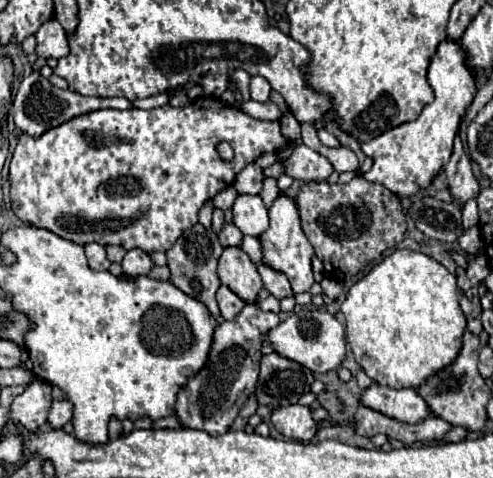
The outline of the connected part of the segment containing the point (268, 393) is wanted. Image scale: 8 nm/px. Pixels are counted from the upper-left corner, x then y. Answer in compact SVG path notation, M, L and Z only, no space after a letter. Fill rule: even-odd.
M272 352L262 358L260 380L256 384L258 404L278 408L296 404L298 398L310 392L312 372L286 356Z

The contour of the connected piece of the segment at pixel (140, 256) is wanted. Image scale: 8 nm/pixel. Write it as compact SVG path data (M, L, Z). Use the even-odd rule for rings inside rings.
M132 248L126 252L124 260L122 260L122 270L128 276L140 276L140 274L148 274L152 268L152 260L146 252L142 252L140 248Z

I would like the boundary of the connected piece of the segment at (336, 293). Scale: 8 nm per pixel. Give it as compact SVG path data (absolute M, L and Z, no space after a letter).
M324 278L322 282L320 282L320 286L322 286L322 290L324 290L324 294L330 298L330 300L336 300L336 298L340 298L342 296L342 286L336 282L336 280L330 280L330 278Z

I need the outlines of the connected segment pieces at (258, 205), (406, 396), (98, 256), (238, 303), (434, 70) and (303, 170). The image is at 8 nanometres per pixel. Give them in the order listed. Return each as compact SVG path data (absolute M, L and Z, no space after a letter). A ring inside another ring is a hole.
M238 194L232 206L234 224L240 228L242 234L260 236L268 228L268 210L260 196L252 194Z
M374 382L368 390L362 392L360 402L394 420L408 422L408 424L418 424L432 414L430 406L422 400L422 396L418 396L416 388L394 390Z
M86 244L84 250L88 256L88 266L92 270L108 270L110 268L110 260L106 258L106 250L102 244Z
M220 286L220 288L218 288L216 300L218 300L220 312L222 312L222 316L224 316L226 320L234 320L234 318L240 314L240 310L244 308L244 304L246 304L246 302L244 302L242 298L238 298L228 286Z
M440 42L428 68L428 84L434 90L434 102L428 104L414 122L406 122L360 144L362 152L374 160L372 170L362 174L368 182L382 184L396 196L414 196L432 184L452 154L452 140L460 126L460 118L466 114L476 94L476 78L464 60L466 56L458 42Z
M296 146L292 156L284 160L282 164L284 172L292 178L310 182L310 180L326 180L332 174L332 164L320 156L318 152L310 150L308 146Z

